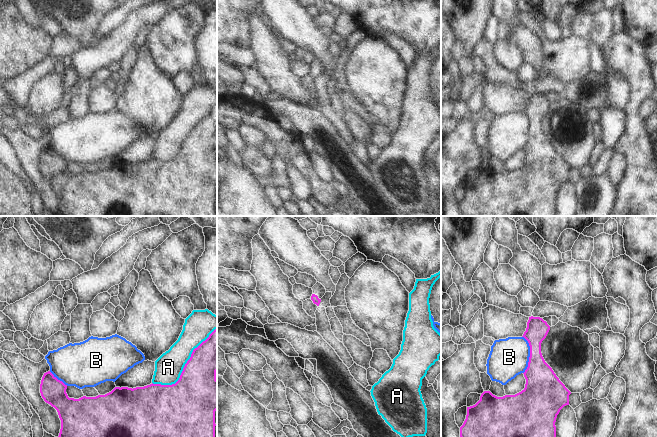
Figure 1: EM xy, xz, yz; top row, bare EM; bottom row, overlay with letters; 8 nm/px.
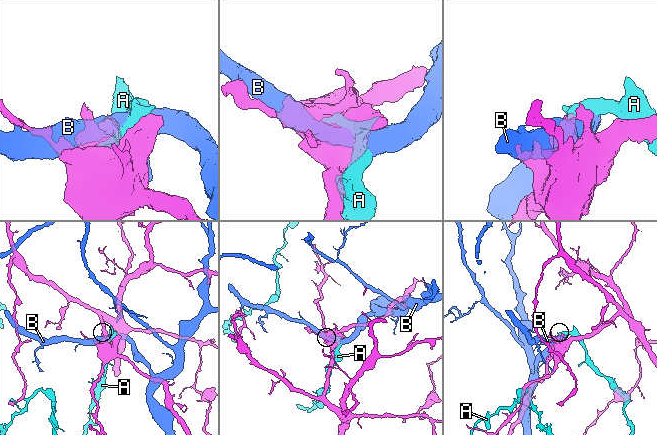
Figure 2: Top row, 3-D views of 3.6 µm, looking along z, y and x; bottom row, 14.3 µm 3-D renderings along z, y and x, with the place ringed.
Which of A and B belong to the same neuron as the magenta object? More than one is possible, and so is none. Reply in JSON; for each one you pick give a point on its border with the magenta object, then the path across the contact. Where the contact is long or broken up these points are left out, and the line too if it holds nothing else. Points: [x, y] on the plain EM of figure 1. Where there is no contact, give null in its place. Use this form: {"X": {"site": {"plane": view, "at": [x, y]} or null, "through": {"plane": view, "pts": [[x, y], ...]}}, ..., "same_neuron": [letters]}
{"same_neuron": []}

